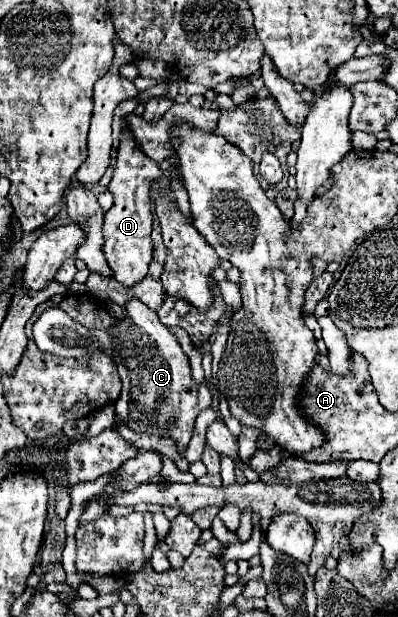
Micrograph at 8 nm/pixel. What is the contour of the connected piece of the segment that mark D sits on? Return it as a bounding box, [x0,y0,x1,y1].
[102,130,162,286]

